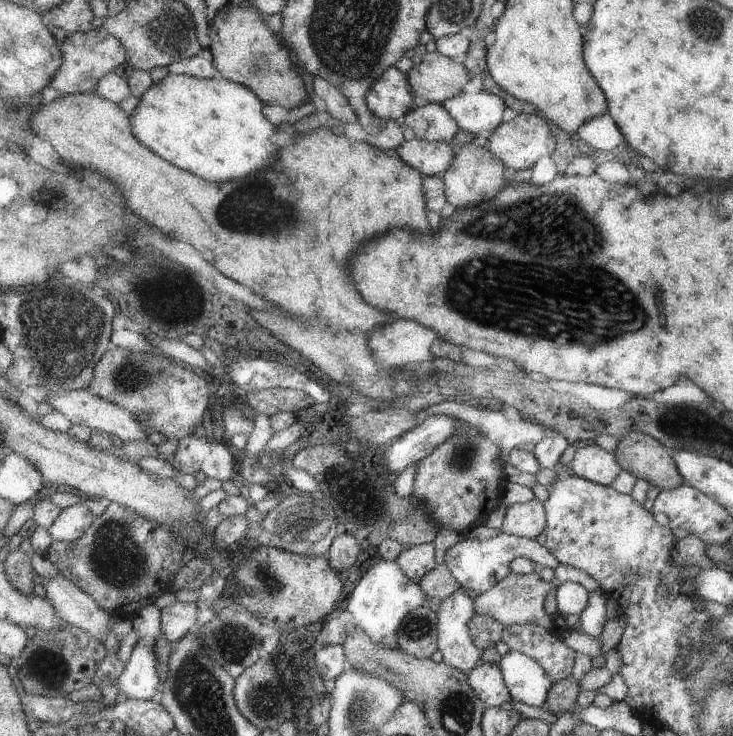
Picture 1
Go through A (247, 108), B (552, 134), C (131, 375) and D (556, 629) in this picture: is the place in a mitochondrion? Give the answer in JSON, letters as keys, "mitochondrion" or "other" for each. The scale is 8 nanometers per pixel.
{"A":"other","B":"other","C":"mitochondrion","D":"other"}

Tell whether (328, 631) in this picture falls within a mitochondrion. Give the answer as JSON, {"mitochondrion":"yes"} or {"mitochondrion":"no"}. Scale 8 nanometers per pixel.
{"mitochondrion":"no"}

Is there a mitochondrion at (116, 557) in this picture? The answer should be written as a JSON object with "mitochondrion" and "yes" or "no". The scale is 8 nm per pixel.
{"mitochondrion":"yes"}

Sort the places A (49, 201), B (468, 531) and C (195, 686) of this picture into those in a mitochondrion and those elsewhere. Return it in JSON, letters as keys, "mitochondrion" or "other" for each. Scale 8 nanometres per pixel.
{"A":"other","B":"other","C":"mitochondrion"}

